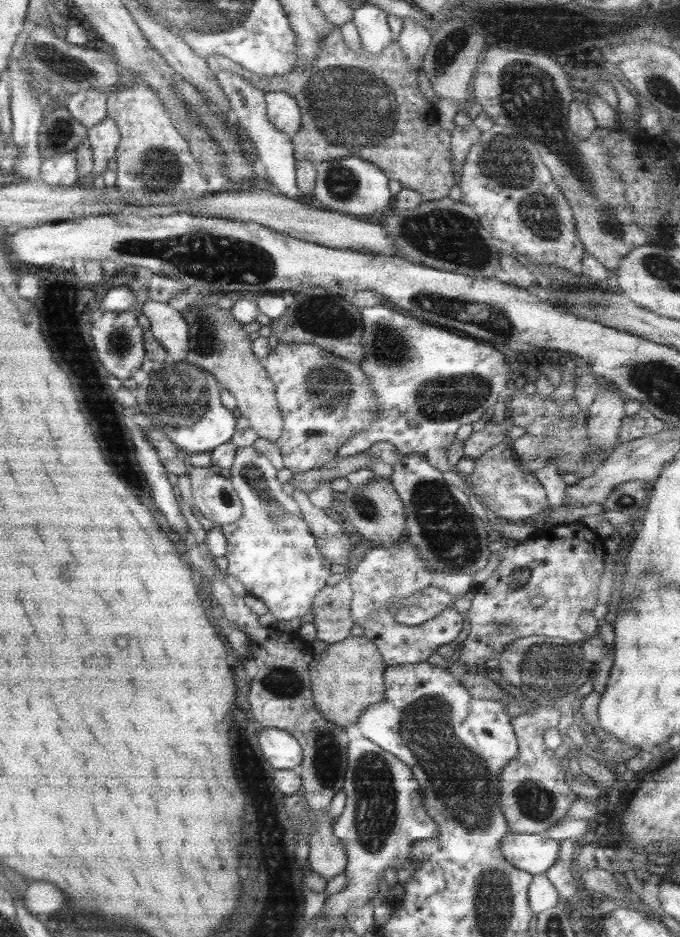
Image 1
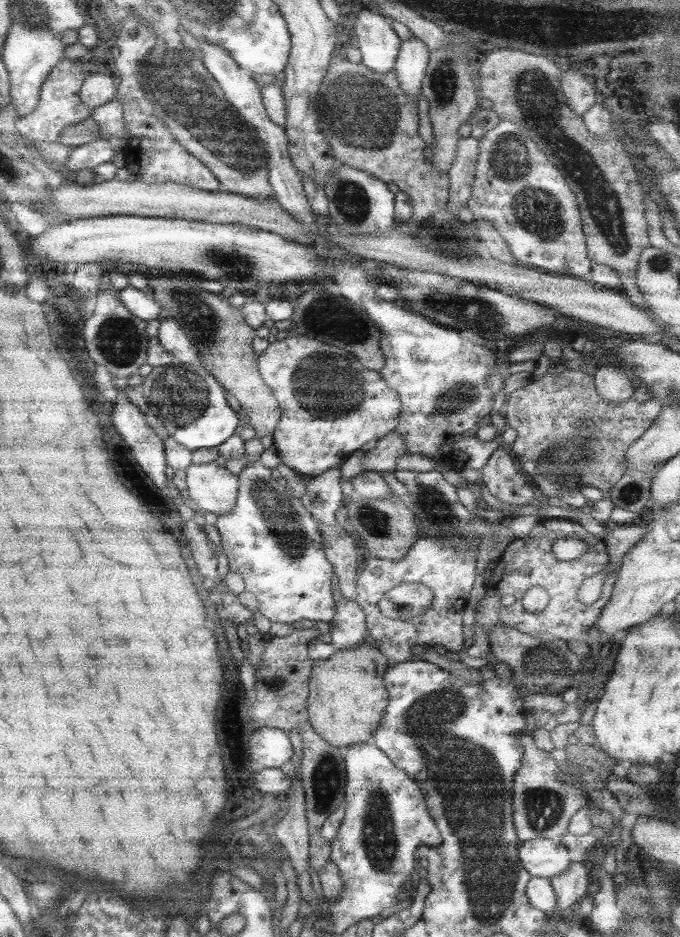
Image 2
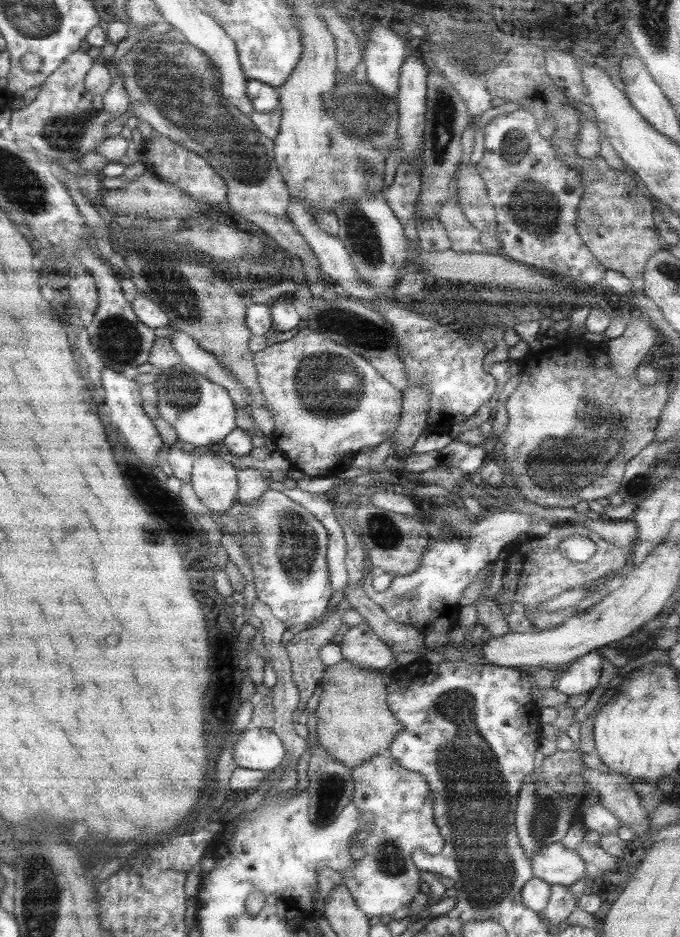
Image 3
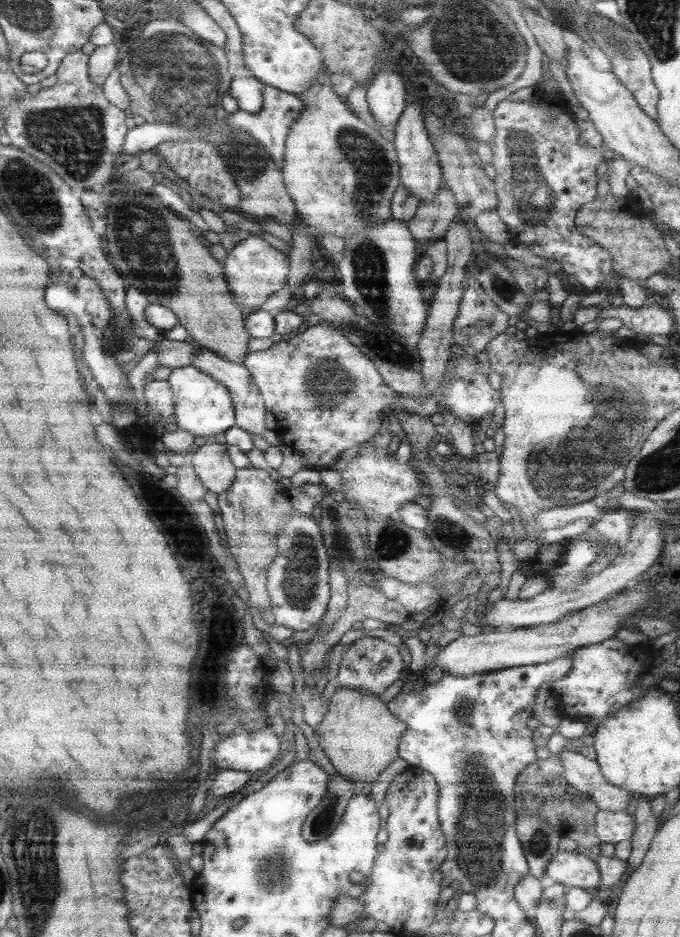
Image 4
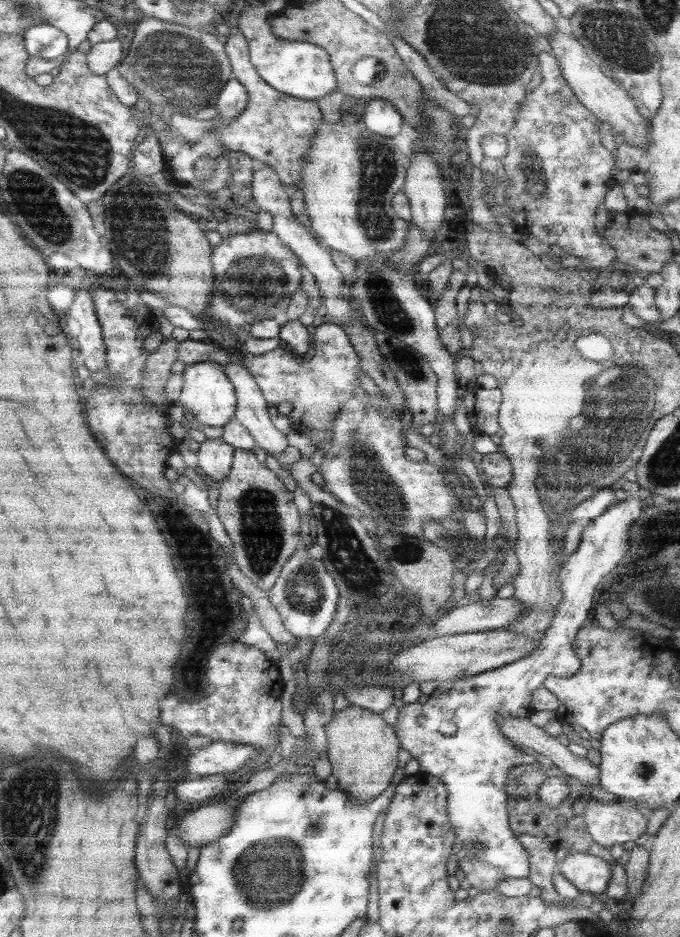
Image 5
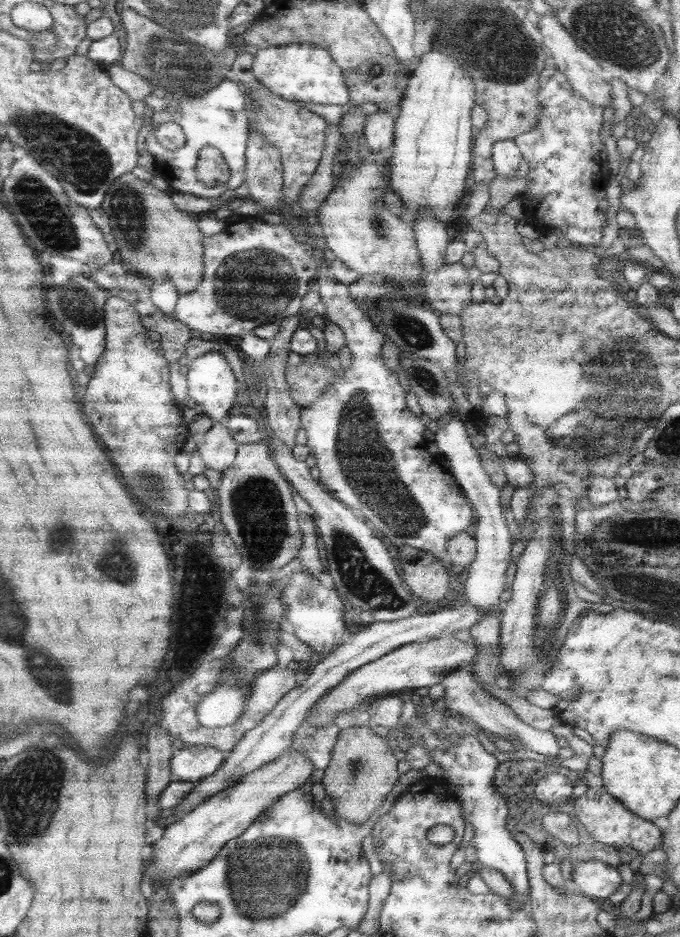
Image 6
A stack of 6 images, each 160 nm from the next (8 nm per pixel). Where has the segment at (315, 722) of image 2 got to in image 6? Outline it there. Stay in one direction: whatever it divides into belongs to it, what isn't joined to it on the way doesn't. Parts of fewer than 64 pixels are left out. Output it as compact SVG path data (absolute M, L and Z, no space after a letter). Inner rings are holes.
M367 725L339 729L337 740L331 749L329 764L324 768L323 777L319 781L325 795L329 796L333 803L335 816L348 823L363 823L383 804L385 796L394 788L399 775L397 762L387 742Z

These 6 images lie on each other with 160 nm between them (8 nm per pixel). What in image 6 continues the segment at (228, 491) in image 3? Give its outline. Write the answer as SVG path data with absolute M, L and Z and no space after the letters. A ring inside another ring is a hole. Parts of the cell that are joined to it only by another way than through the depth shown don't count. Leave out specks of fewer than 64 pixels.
M213 423L204 435L197 438L196 451L204 468L223 472L233 463L236 445L226 426Z

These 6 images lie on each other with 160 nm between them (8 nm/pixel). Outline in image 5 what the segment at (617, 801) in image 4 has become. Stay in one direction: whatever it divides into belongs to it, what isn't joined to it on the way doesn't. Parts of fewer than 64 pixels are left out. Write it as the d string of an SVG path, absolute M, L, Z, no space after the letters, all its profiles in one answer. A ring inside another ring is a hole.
M503 717L499 719L497 730L517 748L525 746L535 750L539 760L553 764L563 774L578 780L583 786L600 788L596 766L590 764L586 757L577 757L570 753L566 746L546 734L543 729L535 727L528 718Z

